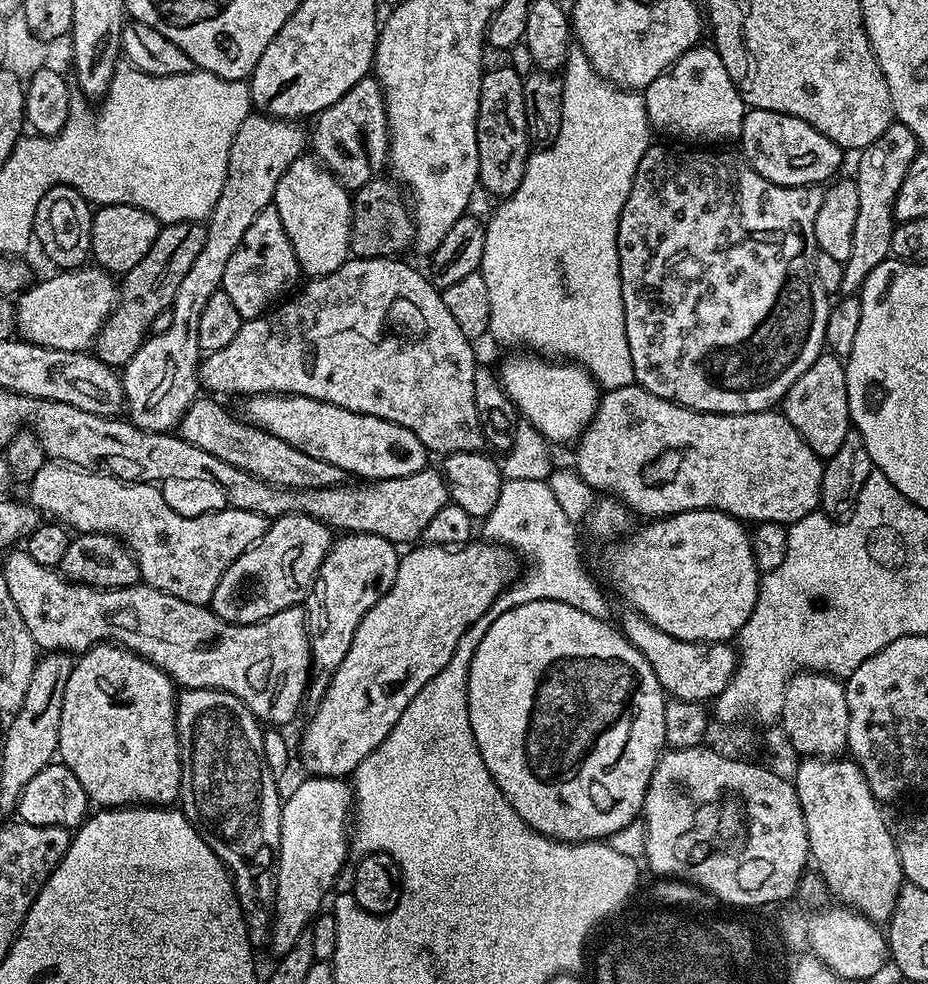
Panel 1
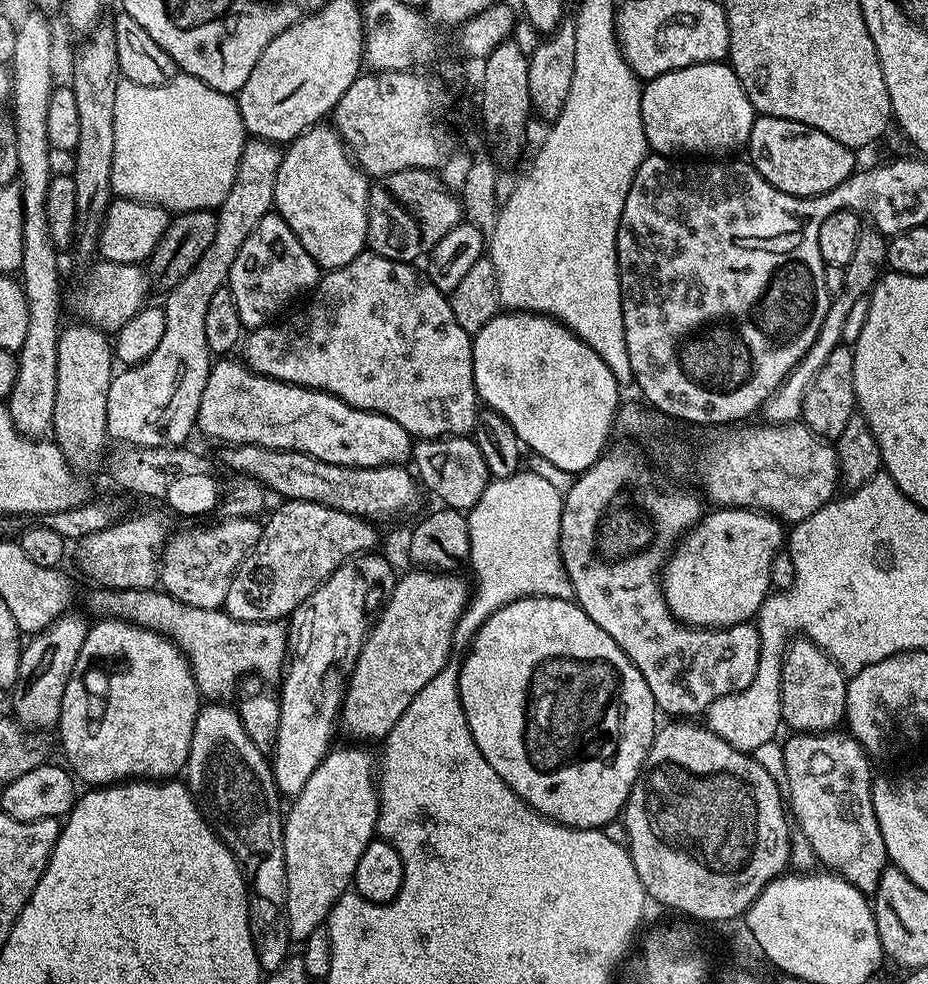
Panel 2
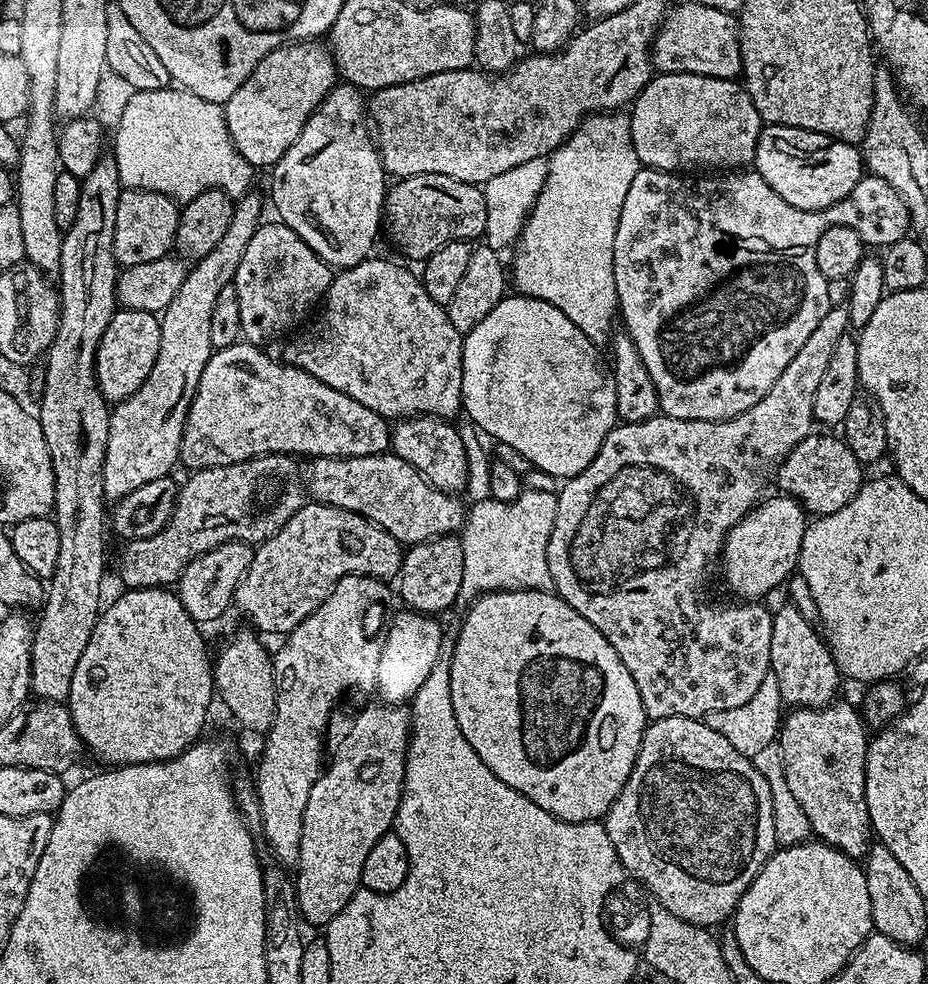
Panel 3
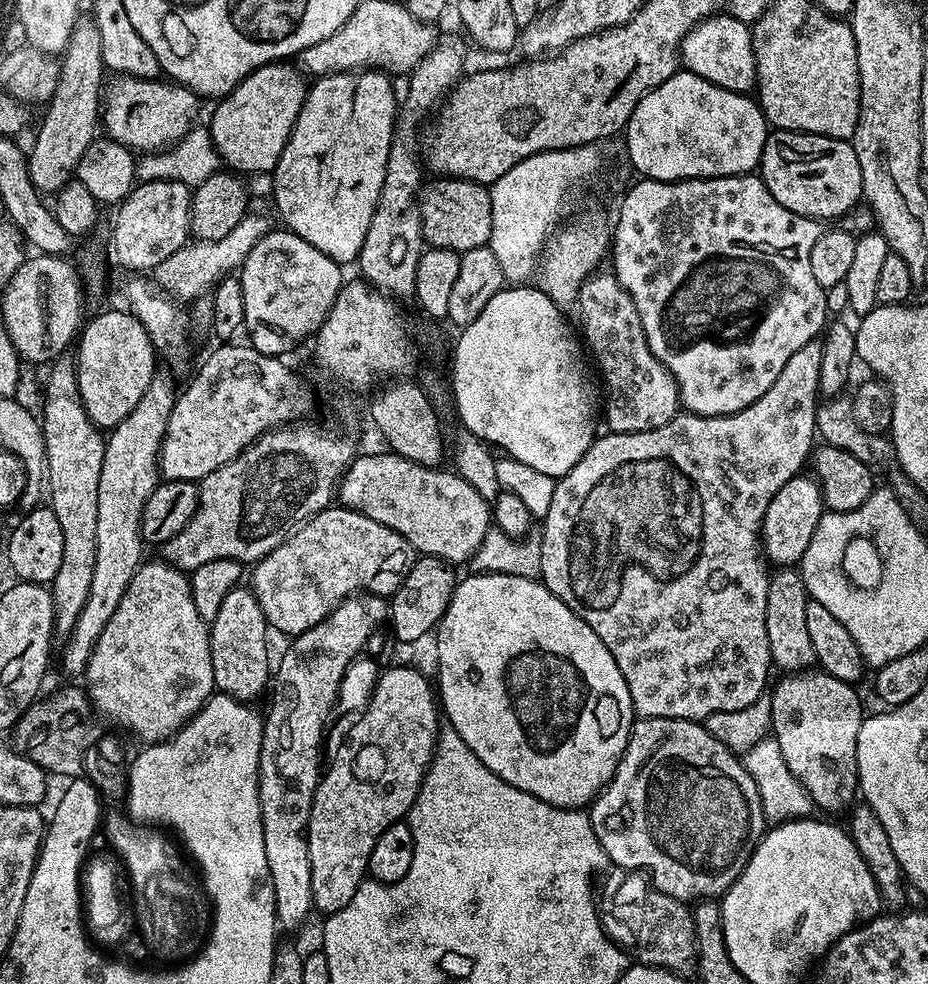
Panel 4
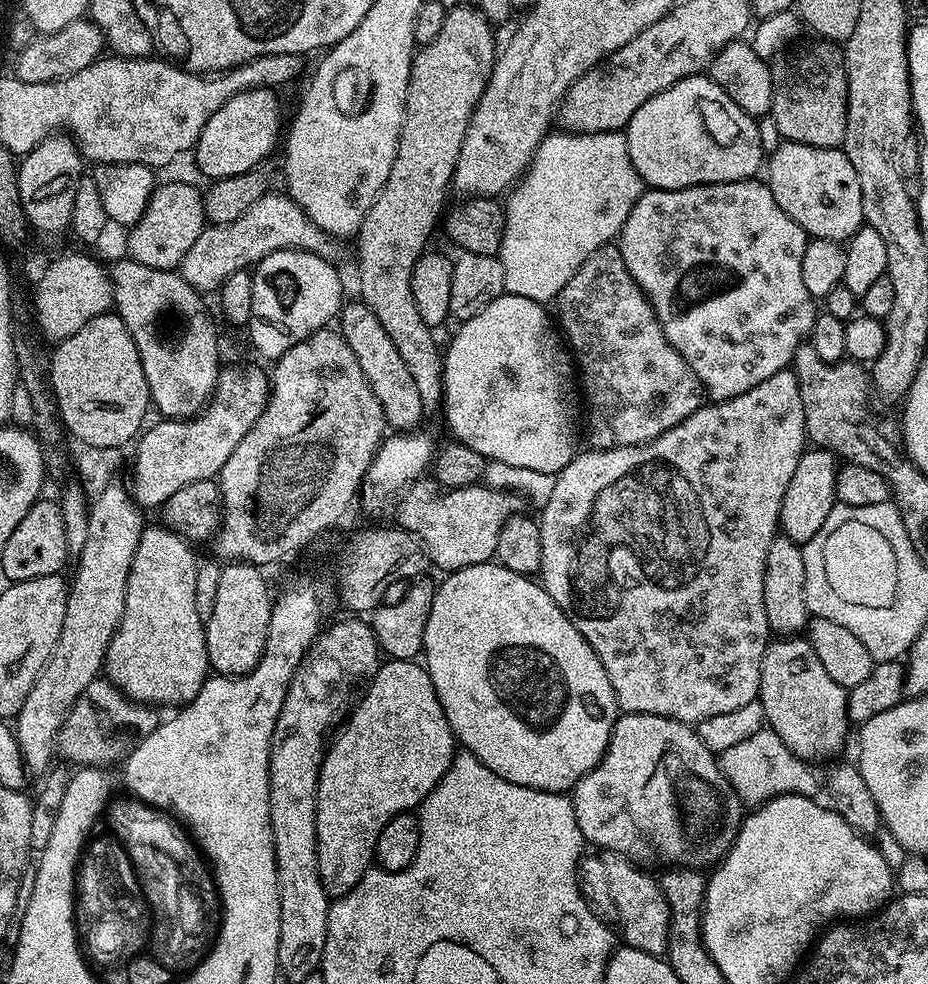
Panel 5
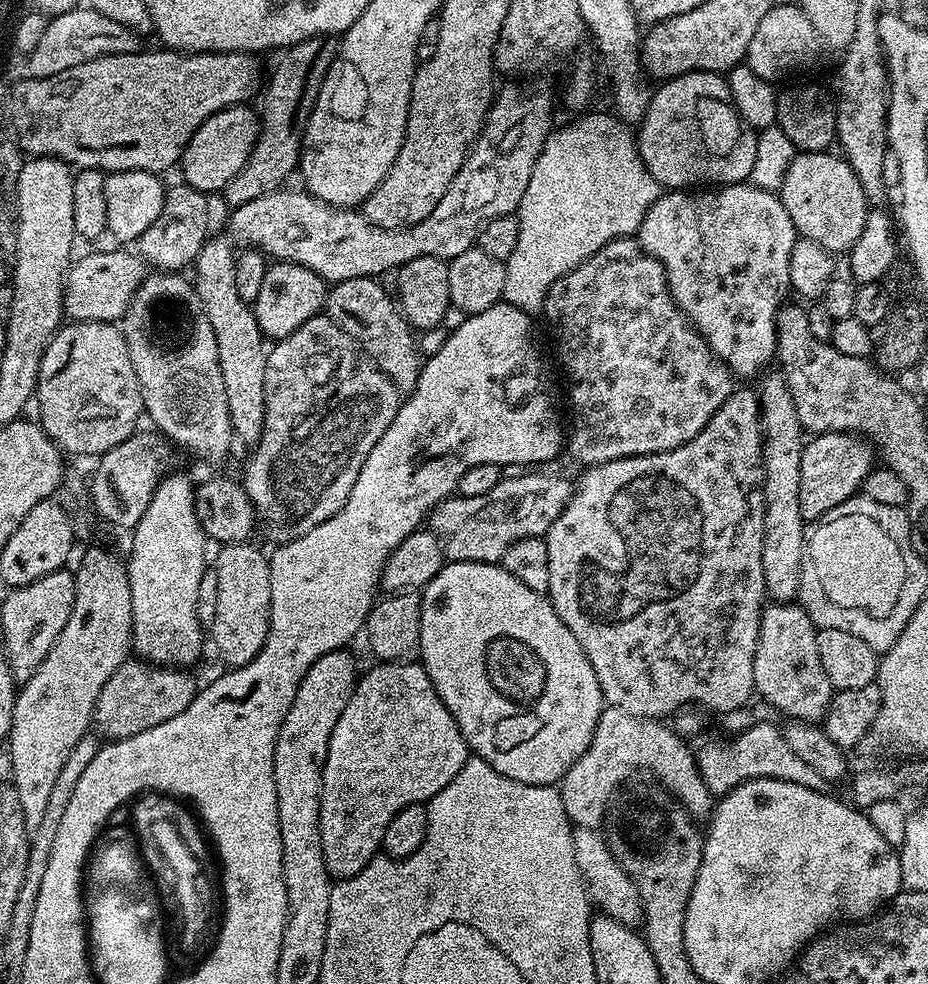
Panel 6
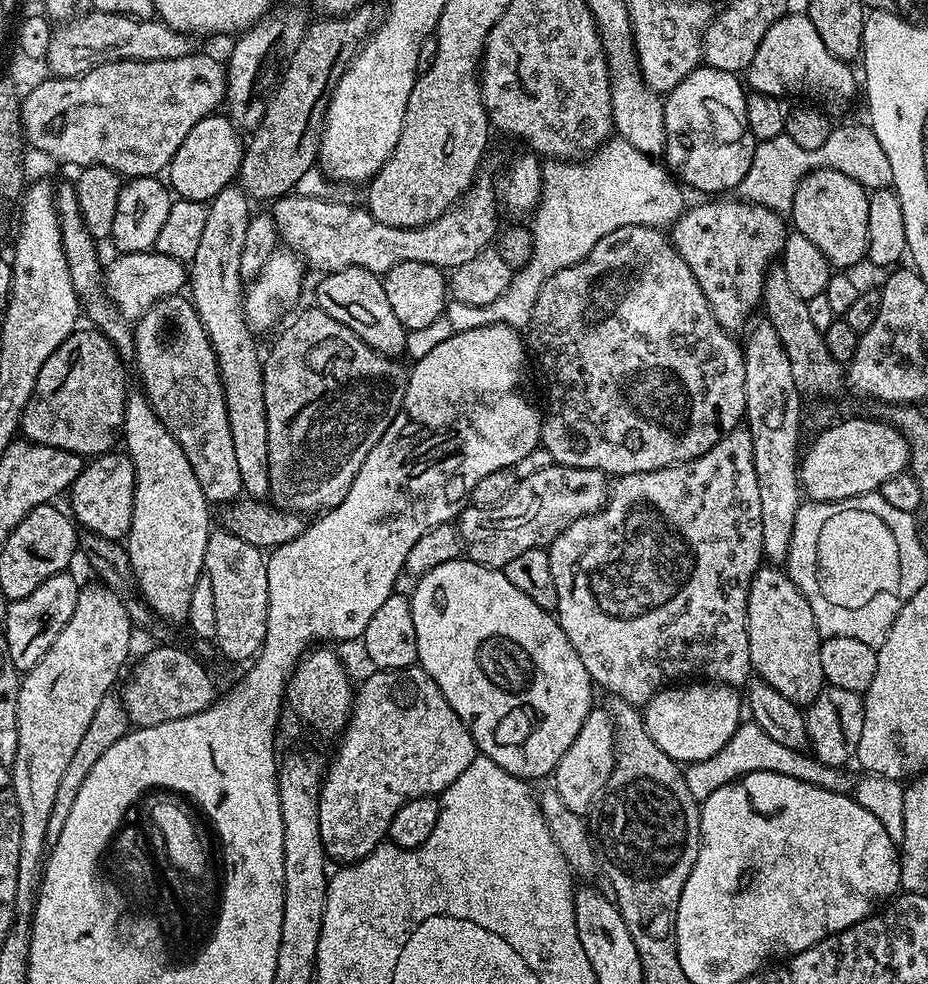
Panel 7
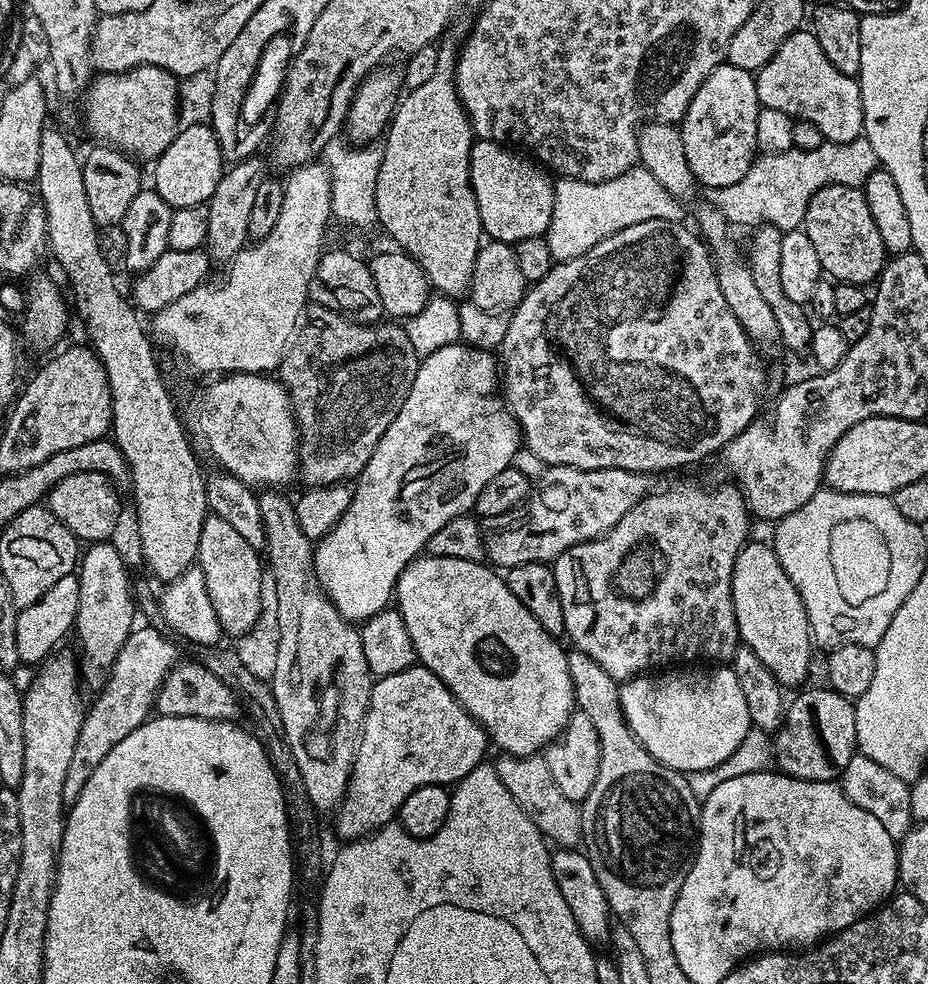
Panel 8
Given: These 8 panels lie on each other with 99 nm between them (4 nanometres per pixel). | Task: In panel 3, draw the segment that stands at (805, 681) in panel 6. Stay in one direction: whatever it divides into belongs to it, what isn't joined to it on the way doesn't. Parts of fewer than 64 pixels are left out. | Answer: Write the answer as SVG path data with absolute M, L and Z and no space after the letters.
M833 702L825 708L797 708L783 717L778 743L782 754L782 766L786 770L786 782L802 805L806 818L810 818L812 836L817 841L837 848L842 854L864 858L873 843L874 833L870 822L870 810L866 806L866 754L870 739L866 721L852 704Z

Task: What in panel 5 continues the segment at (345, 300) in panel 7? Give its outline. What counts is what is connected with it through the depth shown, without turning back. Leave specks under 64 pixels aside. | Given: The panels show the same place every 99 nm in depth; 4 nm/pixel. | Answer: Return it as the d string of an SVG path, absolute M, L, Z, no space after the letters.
M348 302L341 307L338 331L354 350L354 358L358 358L358 366L362 366L366 382L370 390L374 390L374 398L378 398L382 406L385 425L400 434L411 433L415 429L412 427L426 416L414 377L411 376L410 370L406 370L394 342L390 342L390 334L386 334L382 322L378 322L374 310L370 310L363 302L355 303Z

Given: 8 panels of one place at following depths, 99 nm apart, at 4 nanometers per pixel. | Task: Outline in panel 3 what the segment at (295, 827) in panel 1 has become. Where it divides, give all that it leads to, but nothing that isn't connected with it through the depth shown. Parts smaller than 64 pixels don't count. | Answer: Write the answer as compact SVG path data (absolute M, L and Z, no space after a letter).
M375 702L369 708L364 708L352 720L352 725L348 728L348 733L340 740L340 745L332 752L332 765L325 767L320 773L320 777L314 782L314 790L310 790L310 798L306 801L306 814L302 814L302 840L298 846L298 858L294 865L294 883L296 885L296 905L300 911L303 923L320 924L326 926L337 914L350 902L350 898L361 887L362 866L366 862L366 854L370 854L370 849L374 847L374 842L382 838L393 827L396 819L396 811L400 805L401 792L404 789L404 758L408 752L408 738L412 726L412 717L409 709L404 706L397 706L387 702Z

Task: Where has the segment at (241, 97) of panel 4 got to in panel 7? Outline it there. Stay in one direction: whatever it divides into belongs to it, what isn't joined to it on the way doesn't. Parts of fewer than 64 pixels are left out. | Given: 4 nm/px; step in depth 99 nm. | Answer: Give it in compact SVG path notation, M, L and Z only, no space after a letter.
M213 114L202 118L198 126L186 134L166 169L166 183L179 199L211 202L223 188L237 179L245 145L236 128L237 125L227 115Z

